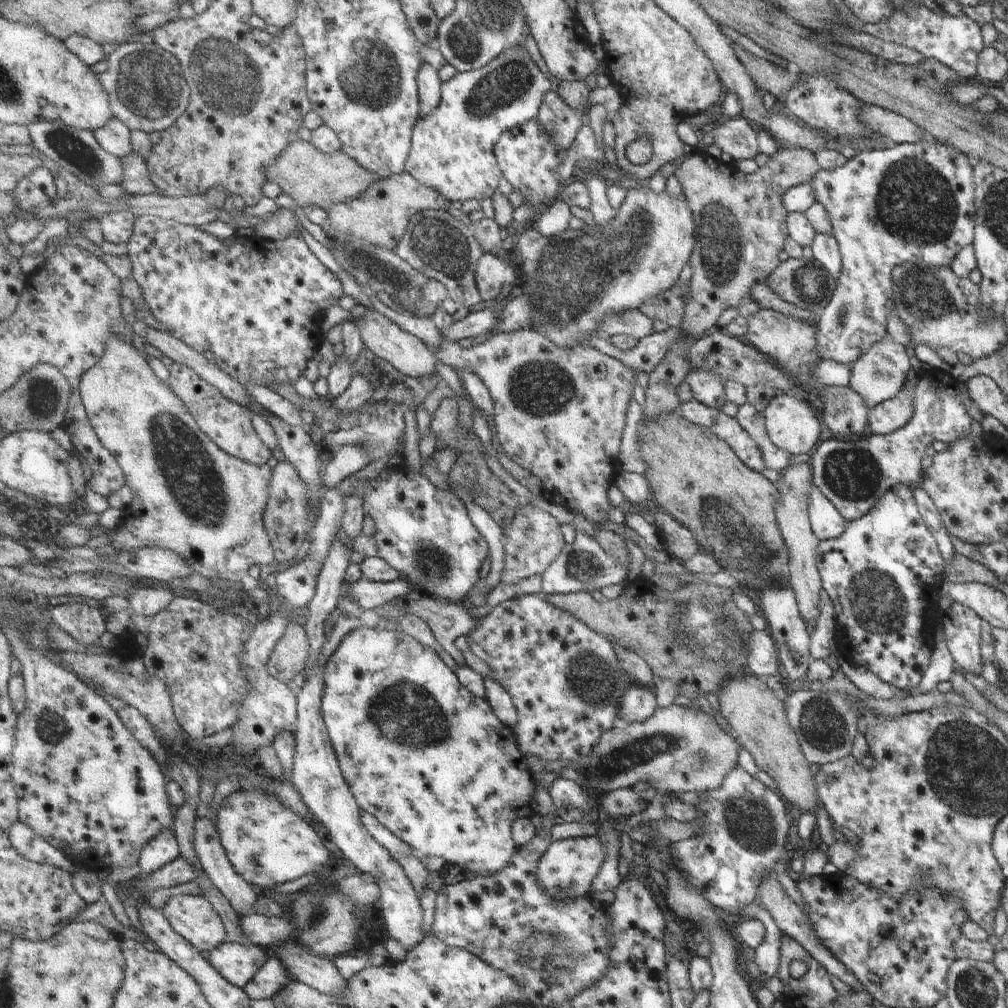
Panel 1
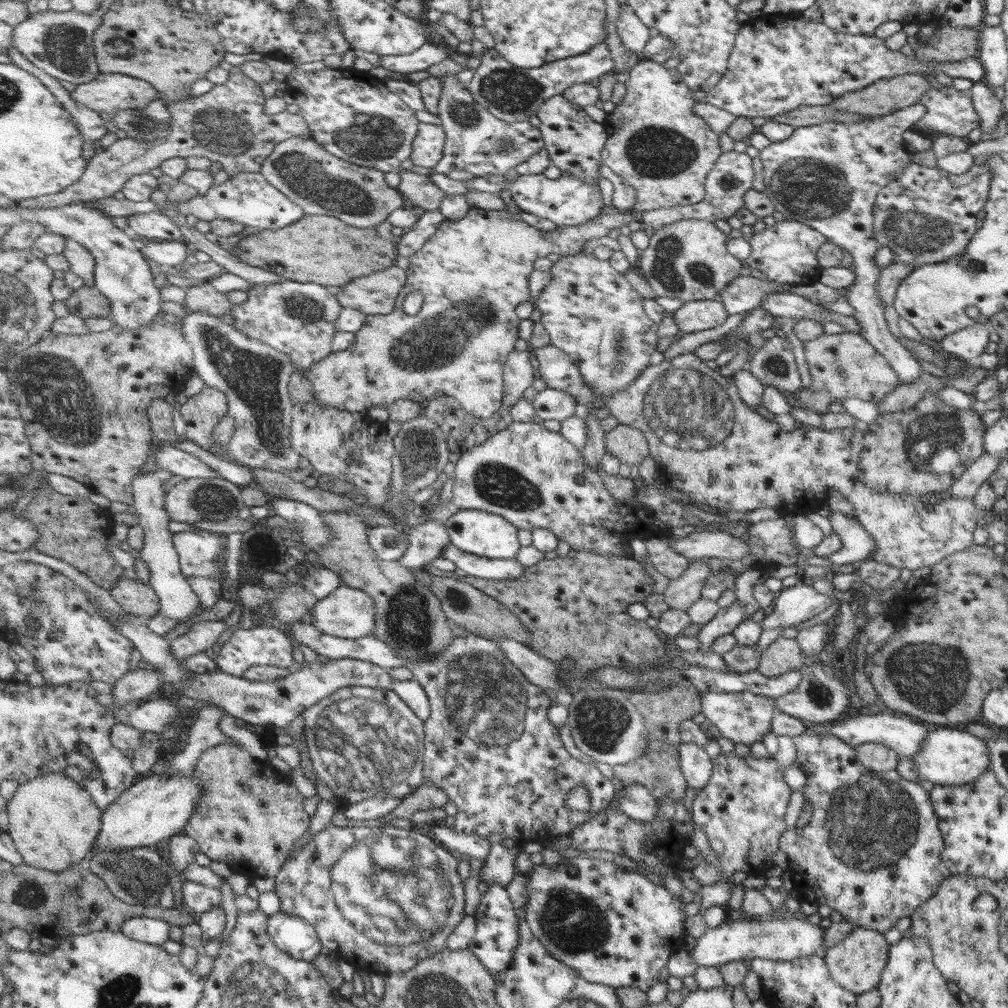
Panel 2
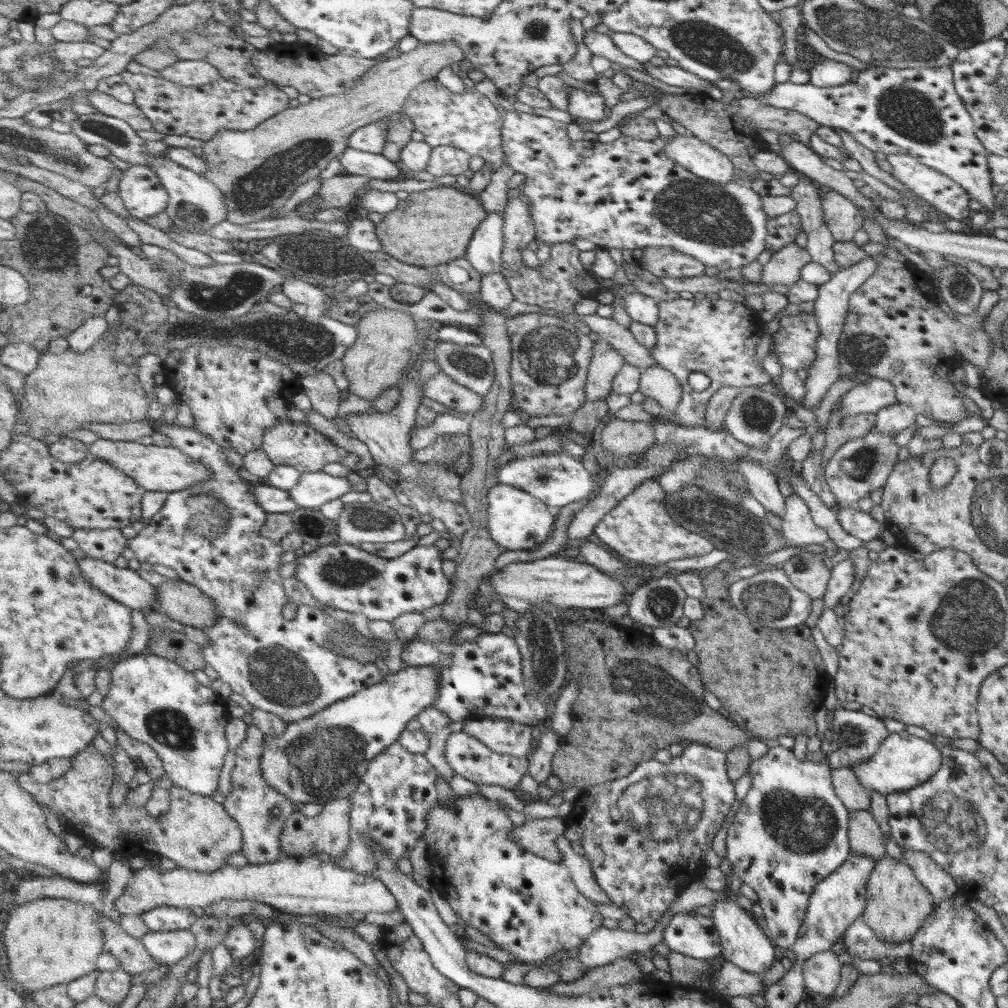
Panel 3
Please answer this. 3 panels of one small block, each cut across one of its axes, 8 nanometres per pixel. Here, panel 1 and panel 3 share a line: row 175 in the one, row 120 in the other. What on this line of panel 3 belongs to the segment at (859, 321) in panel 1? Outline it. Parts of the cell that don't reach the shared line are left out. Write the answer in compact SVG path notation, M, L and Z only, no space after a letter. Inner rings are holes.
M881 64L857 70L854 82L839 86L816 87L812 84L775 83L763 95L740 89L743 98L794 110L826 127L845 129L855 141L871 152L906 154L940 174L951 178L990 214L995 197L990 191L986 150L974 134L974 124L954 91L949 66L937 68L889 68Z

